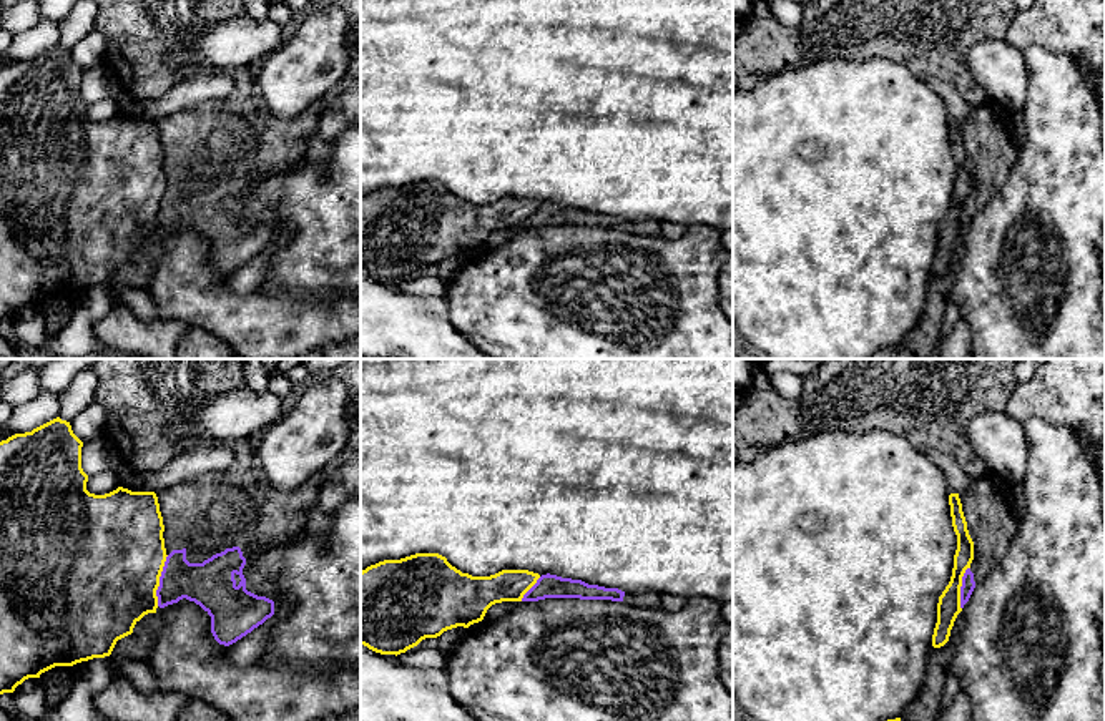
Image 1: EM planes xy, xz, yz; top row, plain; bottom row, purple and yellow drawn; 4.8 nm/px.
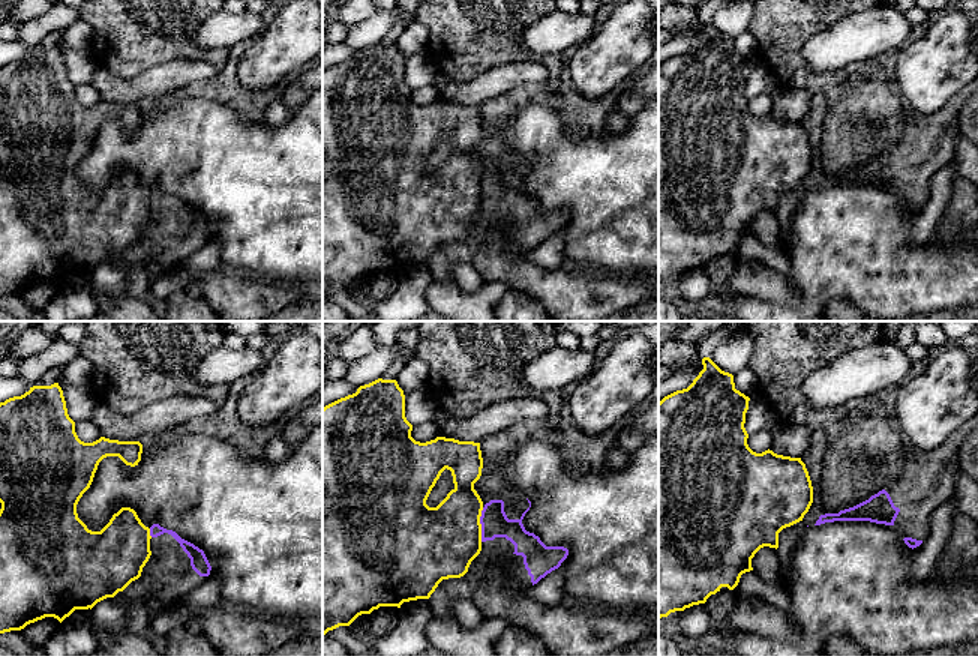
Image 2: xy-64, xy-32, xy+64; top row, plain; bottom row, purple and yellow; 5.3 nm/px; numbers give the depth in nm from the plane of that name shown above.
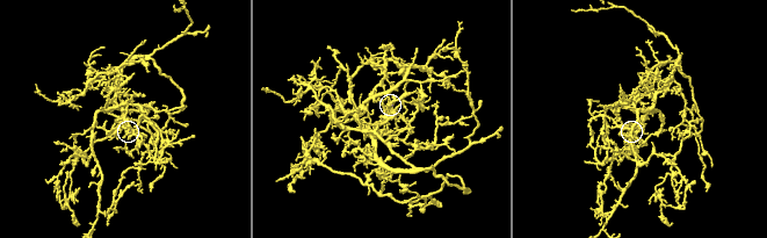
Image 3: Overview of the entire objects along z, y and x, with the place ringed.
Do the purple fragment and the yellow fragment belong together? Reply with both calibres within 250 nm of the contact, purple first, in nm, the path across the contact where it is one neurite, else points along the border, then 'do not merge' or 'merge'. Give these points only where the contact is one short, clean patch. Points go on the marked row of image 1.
calibres 240 and 480 nm; border xy (168, 555), (157, 590), (157, 605); do not merge

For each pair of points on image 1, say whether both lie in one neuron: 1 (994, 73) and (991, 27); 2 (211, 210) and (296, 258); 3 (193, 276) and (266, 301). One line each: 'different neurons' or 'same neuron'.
1: different neurons
2: different neurons
3: same neuron

